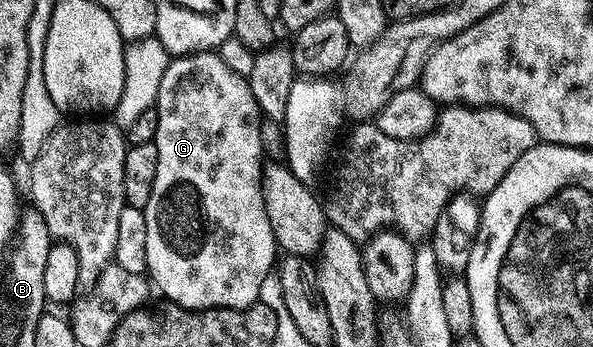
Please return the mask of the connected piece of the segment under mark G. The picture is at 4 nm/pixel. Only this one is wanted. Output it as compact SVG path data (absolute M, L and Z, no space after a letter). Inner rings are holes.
M214 50L200 51L198 54L180 55L172 58L165 69L165 77L161 77L159 102L157 104L159 120L155 144L157 145L157 181L153 181L153 193L149 197L149 205L145 208L147 216L145 225L145 245L147 246L147 269L152 284L159 286L159 291L176 307L189 311L206 311L209 307L250 307L261 293L261 285L265 277L272 274L275 263L277 244L275 234L269 225L269 217L263 200L263 131L259 128L261 112L257 101L250 91L248 80L233 71L225 63L219 53Z

